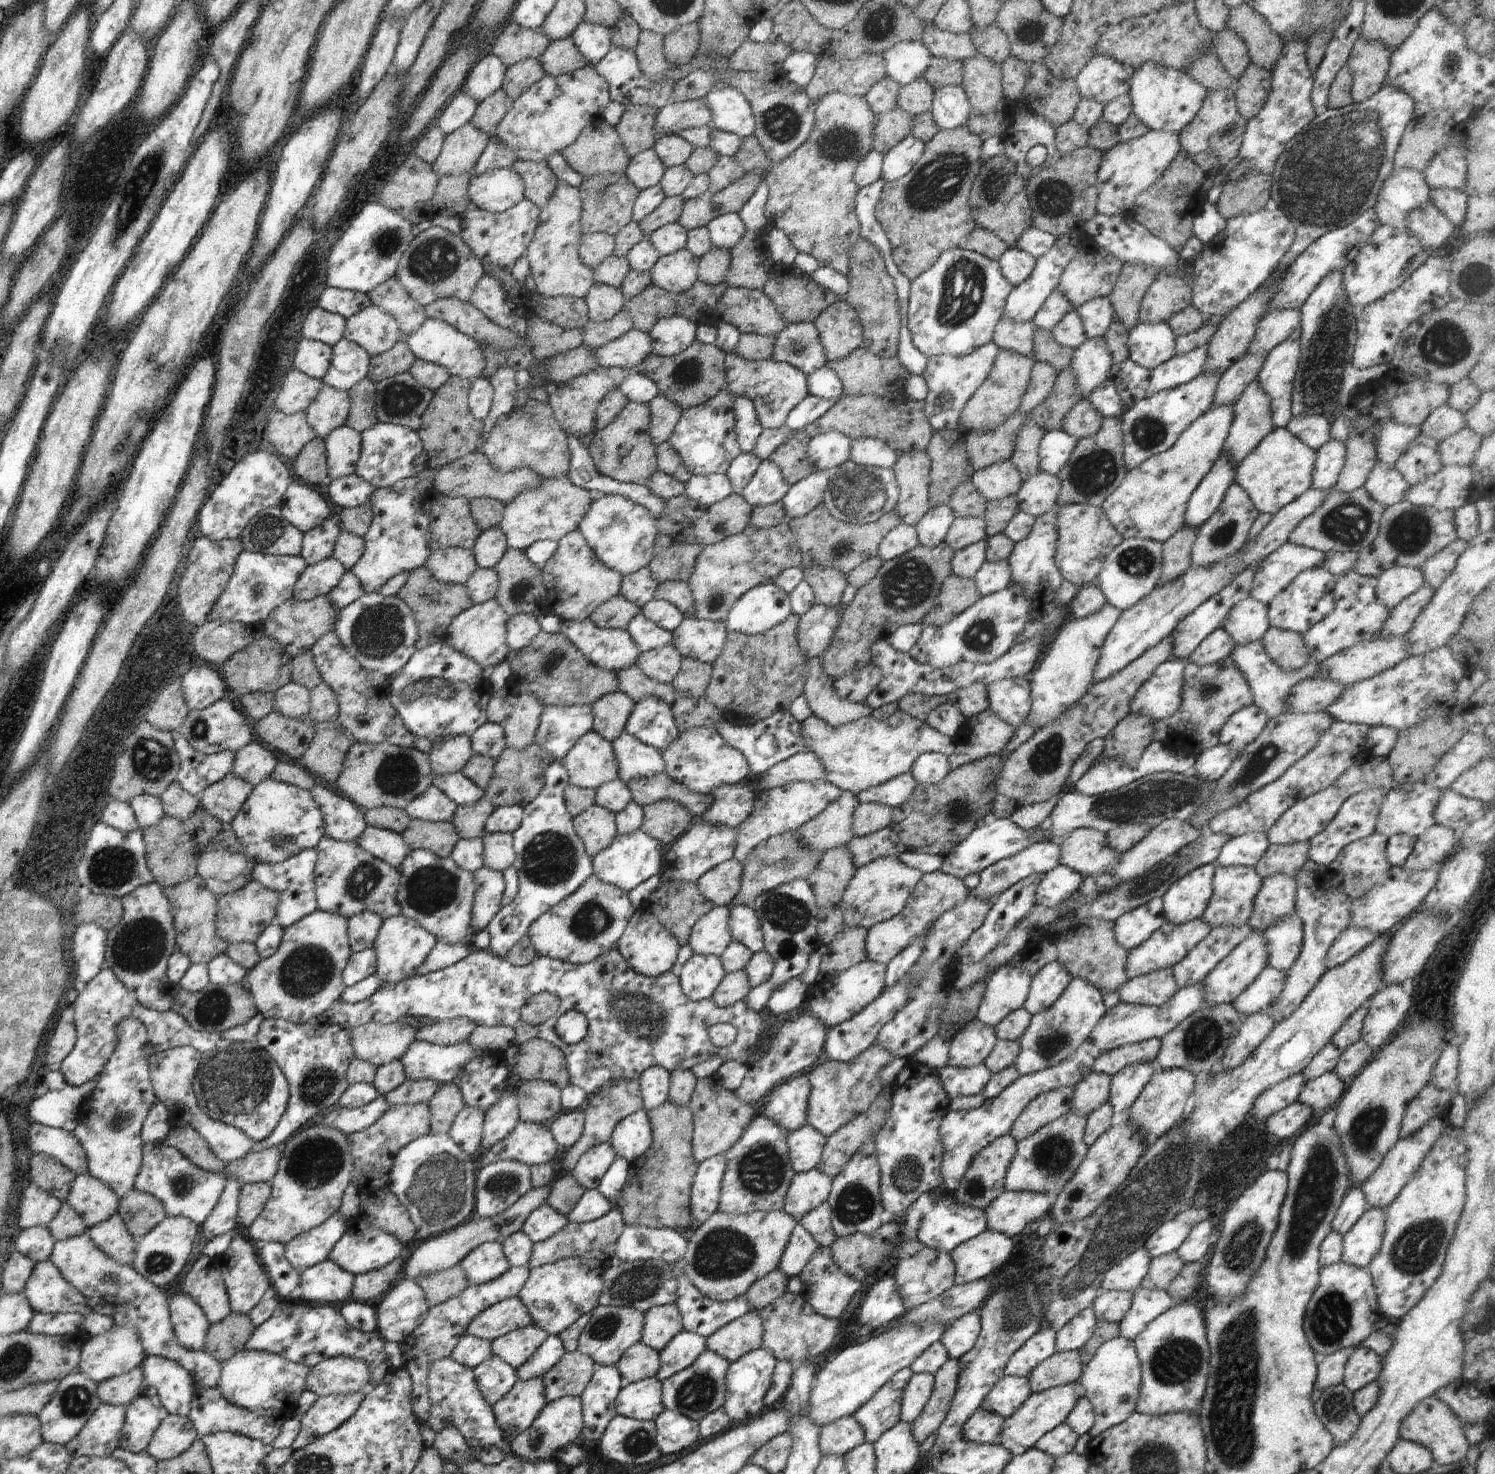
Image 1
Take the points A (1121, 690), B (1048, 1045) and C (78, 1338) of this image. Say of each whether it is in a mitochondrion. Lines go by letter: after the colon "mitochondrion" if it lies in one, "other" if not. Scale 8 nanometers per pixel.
A: other
B: mitochondrion
C: other

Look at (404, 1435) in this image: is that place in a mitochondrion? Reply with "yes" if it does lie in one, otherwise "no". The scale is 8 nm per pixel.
no

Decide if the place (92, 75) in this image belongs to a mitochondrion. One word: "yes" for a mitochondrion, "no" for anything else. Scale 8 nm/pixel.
no

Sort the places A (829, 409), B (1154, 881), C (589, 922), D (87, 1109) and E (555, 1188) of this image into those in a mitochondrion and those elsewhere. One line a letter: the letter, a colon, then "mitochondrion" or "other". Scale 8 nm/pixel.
A: other
B: mitochondrion
C: mitochondrion
D: mitochondrion
E: other

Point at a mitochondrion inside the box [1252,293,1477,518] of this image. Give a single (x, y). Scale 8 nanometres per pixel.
(1321, 374)

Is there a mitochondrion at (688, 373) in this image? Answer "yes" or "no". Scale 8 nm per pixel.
yes

